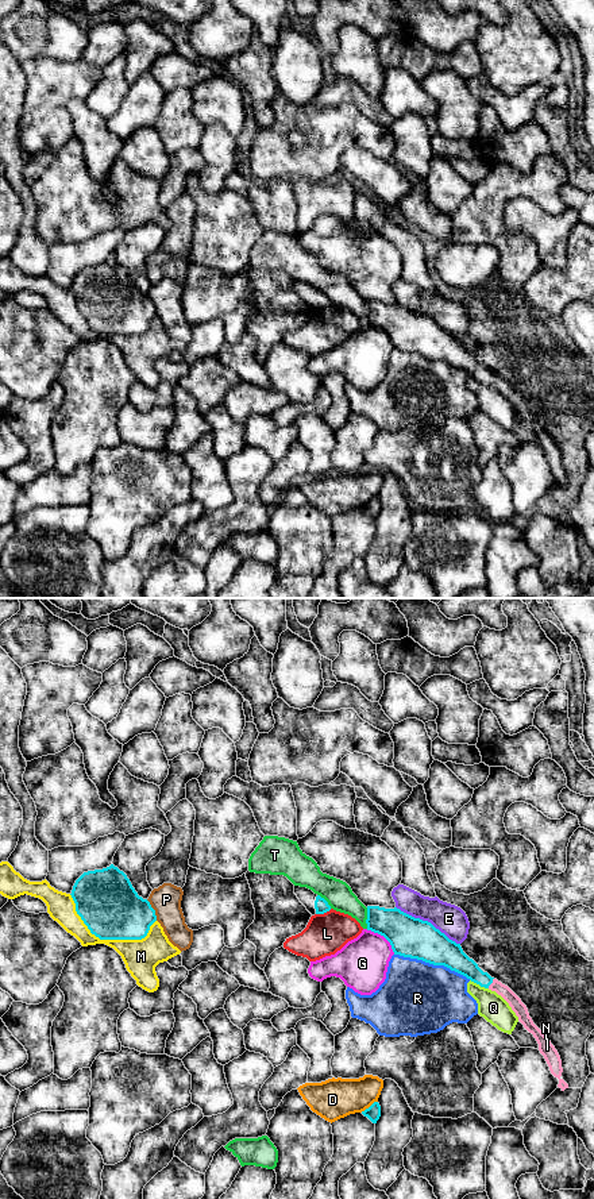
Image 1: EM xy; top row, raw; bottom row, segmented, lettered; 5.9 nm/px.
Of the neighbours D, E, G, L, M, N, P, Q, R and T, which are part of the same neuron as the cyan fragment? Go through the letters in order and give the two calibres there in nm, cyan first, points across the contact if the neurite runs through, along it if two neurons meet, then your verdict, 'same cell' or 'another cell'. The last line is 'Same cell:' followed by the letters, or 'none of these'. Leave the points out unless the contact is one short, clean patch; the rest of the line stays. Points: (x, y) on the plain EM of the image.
D: 90 nm thick on the cyan side, 240 nm on the other; another cell
E: 240 nm thick on the cyan side, 180 nm on the other; another cell
G: 240 nm thick on the cyan side, 300 nm on the other; another cell
L: 90 nm thick on the cyan side, 240 nm on the other; another cell
M: 360 nm thick on the cyan side, 200 nm on the other; another cell
N: 130 nm thick on the cyan side, 80 nm on the other; same cell
P: 360 nm thick on the cyan side, 180 nm on the other; another cell
Q: 150 nm thick on the cyan side, 170 nm on the other; another cell
R: 240 nm thick on the cyan side, 440 nm on the other; another cell
T: 220 nm thick on the cyan side, 160 nm on the other; another cell
Same cell: N

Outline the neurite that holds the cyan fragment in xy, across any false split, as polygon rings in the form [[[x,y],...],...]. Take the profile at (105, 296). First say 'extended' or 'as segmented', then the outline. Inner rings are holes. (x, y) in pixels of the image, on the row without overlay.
as segmented | [[[113,259],[84,267],[70,290],[77,309],[100,335],[142,335],[157,316],[150,297],[138,290]]]

